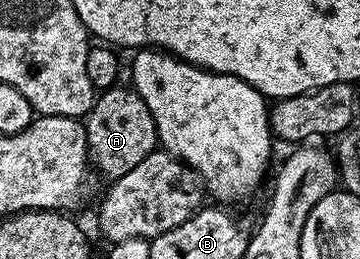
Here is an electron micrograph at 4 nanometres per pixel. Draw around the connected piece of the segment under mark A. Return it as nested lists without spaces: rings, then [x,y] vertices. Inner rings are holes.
[[[120,88],[119,113],[107,113],[102,117],[99,111],[87,114],[85,124],[87,127],[87,152],[92,166],[95,165],[107,176],[108,182],[113,182],[121,175],[129,175],[141,159],[156,152],[159,145],[157,123],[153,123],[153,115],[149,115],[149,107],[141,99],[141,95],[134,88]]]

